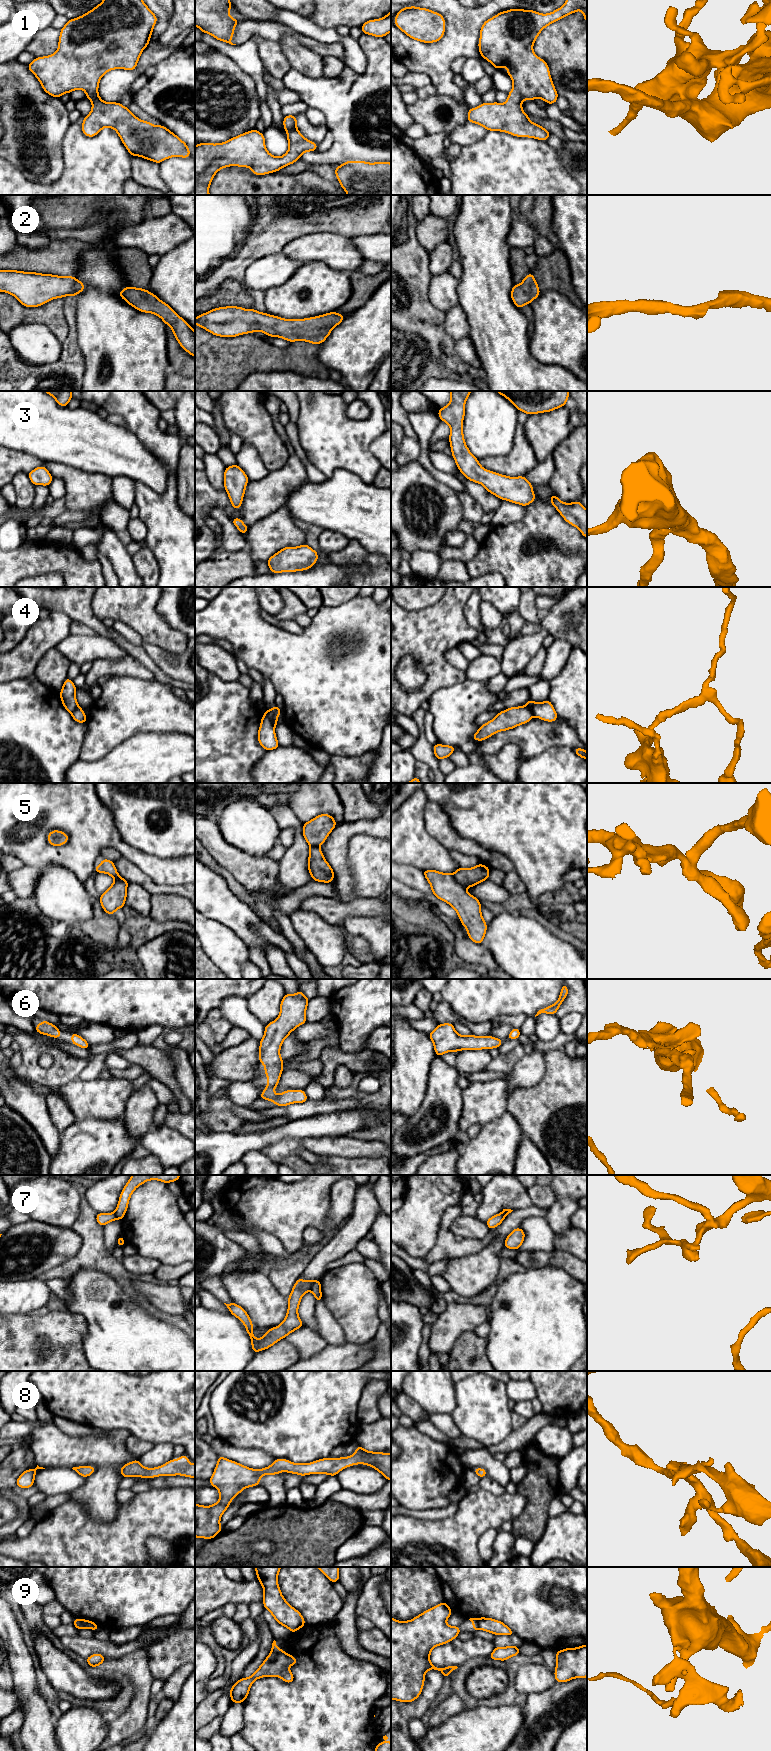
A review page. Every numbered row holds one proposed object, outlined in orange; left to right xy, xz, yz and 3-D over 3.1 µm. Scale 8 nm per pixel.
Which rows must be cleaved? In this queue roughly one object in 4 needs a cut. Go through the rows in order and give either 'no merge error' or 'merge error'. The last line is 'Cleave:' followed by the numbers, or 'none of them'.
1: no merge error
2: no merge error
3: no merge error
4: merge error
5: no merge error
6: no merge error
7: merge error
8: no merge error
9: merge error
Cleave: 4, 7, 9

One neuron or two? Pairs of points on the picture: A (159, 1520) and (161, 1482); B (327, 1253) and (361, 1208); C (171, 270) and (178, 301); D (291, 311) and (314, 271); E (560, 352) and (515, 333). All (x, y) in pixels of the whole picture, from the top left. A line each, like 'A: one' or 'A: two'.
A: two
B: one
C: one
D: one
E: two

